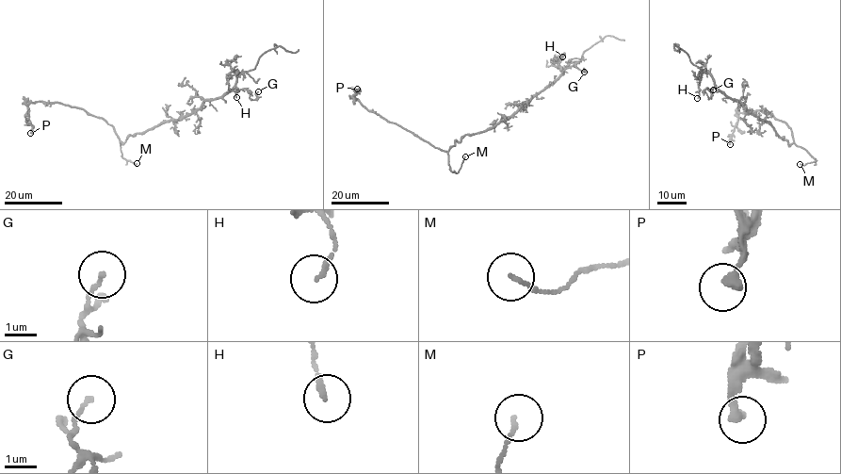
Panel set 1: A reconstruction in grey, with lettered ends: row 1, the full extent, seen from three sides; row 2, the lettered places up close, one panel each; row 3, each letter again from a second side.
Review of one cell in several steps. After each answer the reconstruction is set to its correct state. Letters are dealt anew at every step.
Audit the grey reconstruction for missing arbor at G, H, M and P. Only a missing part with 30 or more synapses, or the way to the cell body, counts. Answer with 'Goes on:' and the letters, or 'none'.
Goes on: none

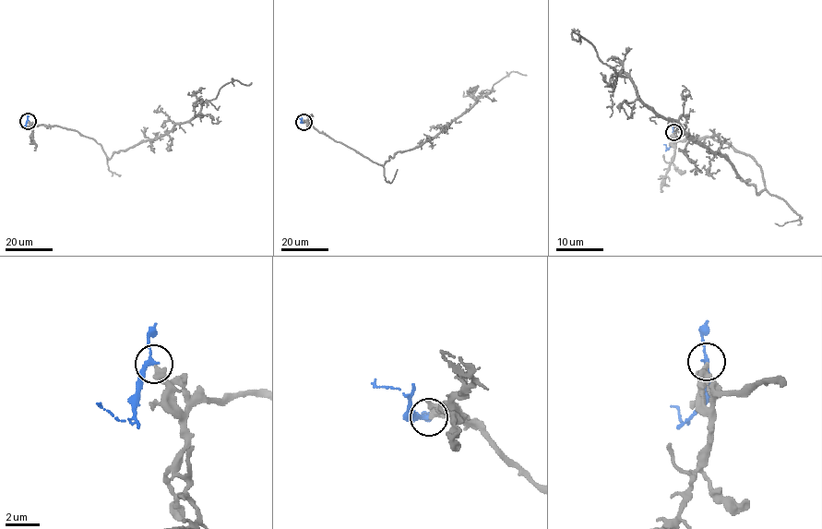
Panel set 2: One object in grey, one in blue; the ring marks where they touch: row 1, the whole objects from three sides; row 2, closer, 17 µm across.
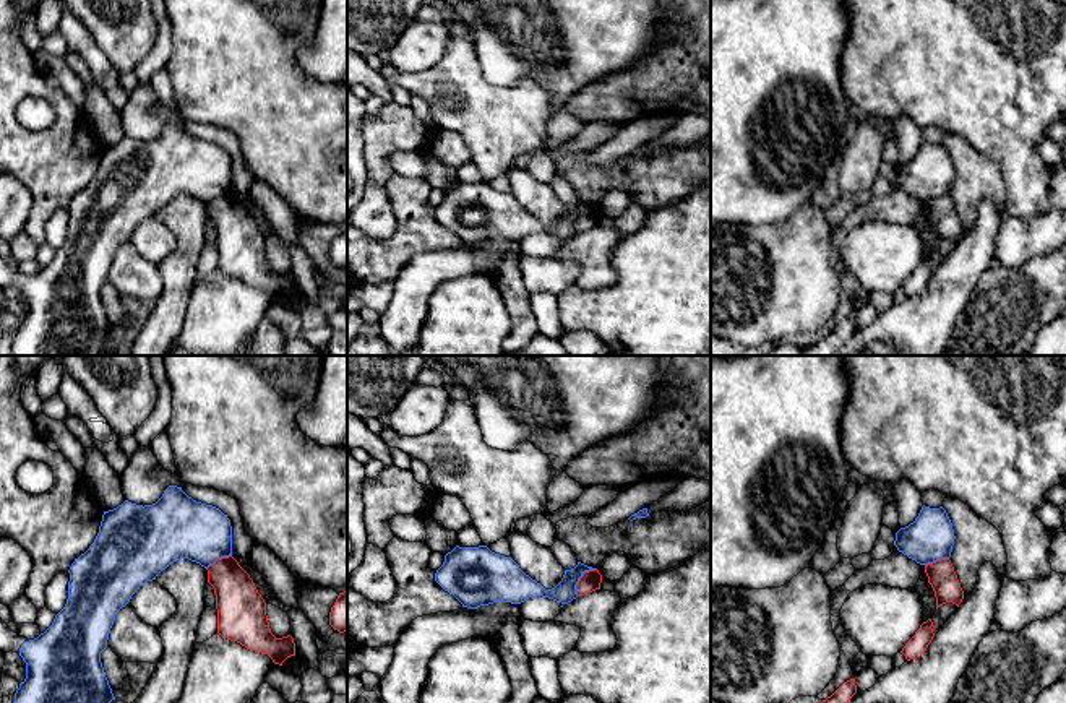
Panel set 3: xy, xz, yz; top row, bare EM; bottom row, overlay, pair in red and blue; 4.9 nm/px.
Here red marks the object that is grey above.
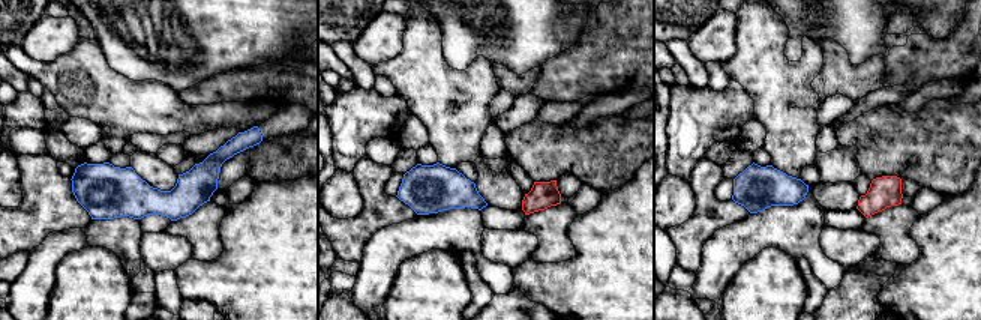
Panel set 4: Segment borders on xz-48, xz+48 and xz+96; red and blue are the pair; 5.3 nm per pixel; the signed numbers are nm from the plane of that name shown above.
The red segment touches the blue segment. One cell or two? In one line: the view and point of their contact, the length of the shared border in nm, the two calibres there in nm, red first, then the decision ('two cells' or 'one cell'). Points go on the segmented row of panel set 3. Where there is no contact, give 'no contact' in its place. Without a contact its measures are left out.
contact xz (580, 578); length 170 nm; calibres 100 and 110 nm; two cells

